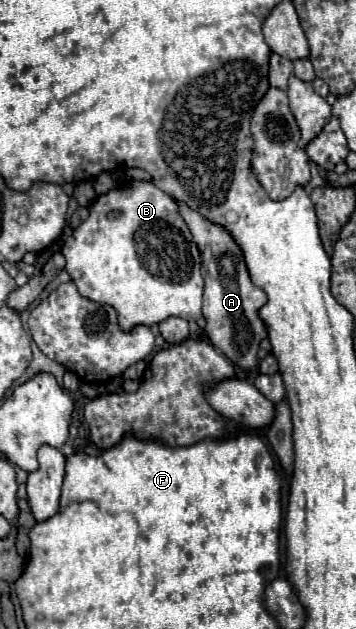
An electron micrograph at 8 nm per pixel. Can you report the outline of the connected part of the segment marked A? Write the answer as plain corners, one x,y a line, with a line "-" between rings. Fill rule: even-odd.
179,203
179,211
185,223
189,225
191,235
203,259
201,273
205,279
205,291
203,291
203,317
207,319
205,333
209,341
217,345
217,349
221,349
231,359
233,365
241,369
253,369
257,365
259,343
261,339
267,337
265,323
257,315
259,307
267,301
267,295
251,283
243,253
225,229
203,219
199,213
193,213
193,209
189,209
187,205

